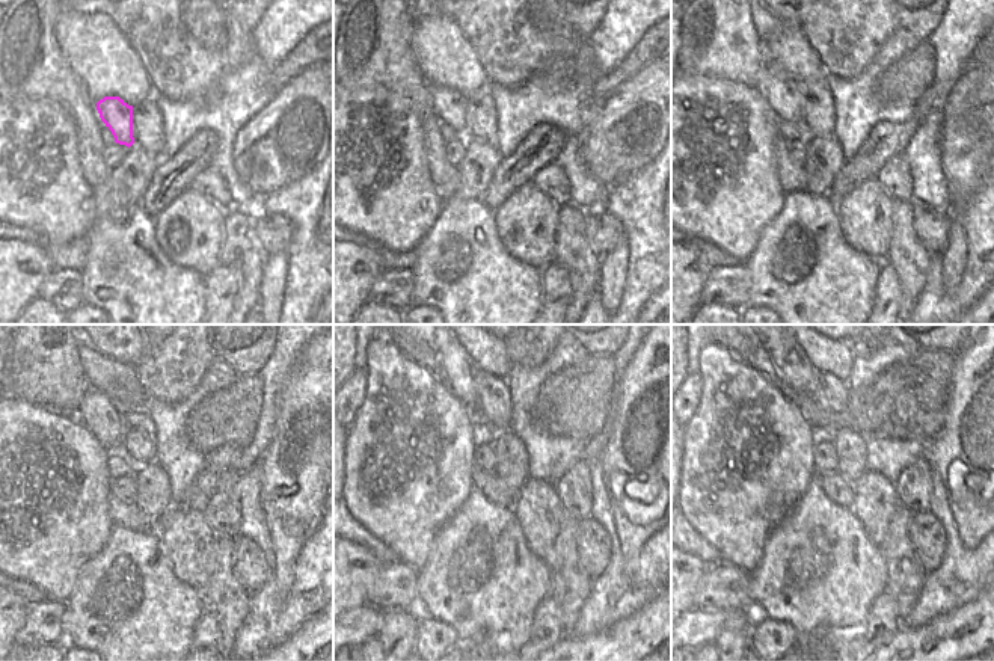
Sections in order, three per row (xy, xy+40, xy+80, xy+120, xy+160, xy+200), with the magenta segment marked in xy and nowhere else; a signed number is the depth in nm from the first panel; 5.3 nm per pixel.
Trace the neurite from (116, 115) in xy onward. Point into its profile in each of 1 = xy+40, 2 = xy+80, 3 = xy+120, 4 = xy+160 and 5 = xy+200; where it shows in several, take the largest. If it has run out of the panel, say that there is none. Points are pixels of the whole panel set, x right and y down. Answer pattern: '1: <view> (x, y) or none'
1: xy+40 (448, 104)
2: xy+80 (782, 92)
3: xy+120 (115, 388)
4: xy+160 (439, 365)
5: xy+200 (794, 367)

